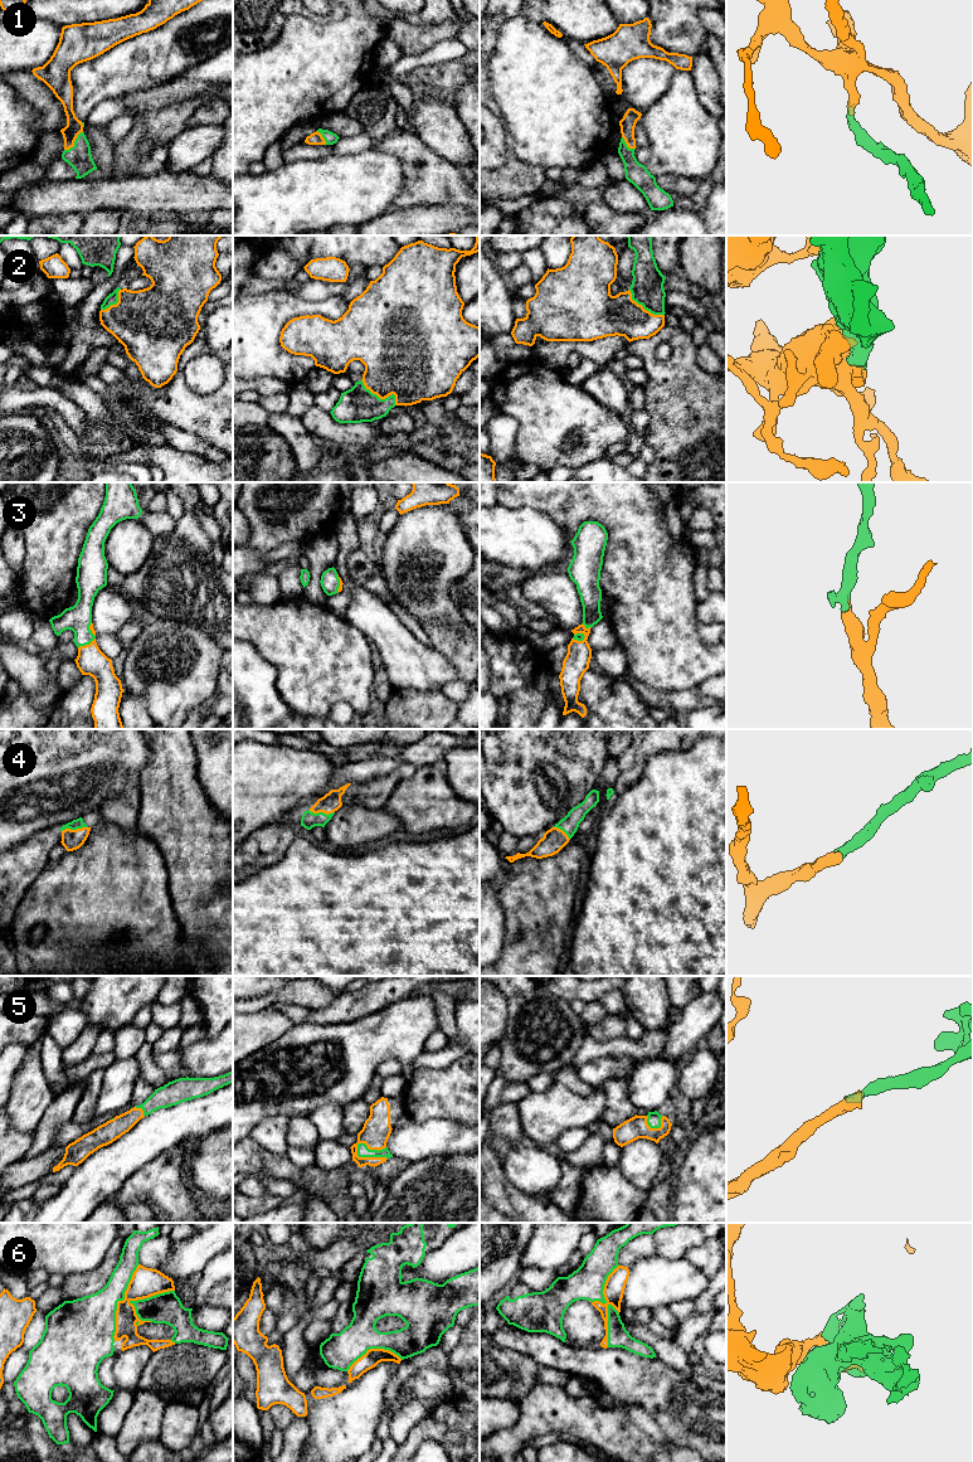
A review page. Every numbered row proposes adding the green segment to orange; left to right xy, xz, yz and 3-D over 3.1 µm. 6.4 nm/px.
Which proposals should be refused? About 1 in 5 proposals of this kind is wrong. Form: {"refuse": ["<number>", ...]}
{"refuse": ["6"]}

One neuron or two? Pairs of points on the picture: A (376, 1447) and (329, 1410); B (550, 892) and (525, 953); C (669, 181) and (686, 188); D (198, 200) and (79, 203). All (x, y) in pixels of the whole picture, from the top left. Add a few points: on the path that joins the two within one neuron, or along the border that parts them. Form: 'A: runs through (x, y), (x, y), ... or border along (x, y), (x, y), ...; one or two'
A: border along (376, 1438), (369, 1448); two
B: runs through (538, 907), (534, 938); one
C: runs through (672, 184), (682, 186); one
D: runs through (169, 194), (108, 194); one

